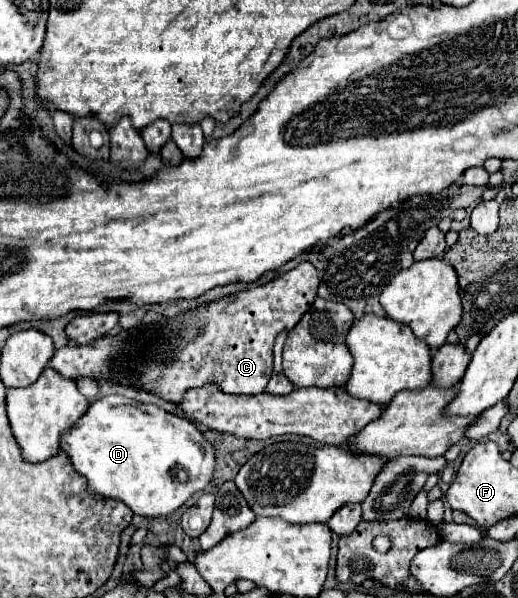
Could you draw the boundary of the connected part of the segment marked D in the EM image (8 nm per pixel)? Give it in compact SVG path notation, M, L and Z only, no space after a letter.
M119 394L97 398L83 418L61 434L61 438L75 470L89 480L93 492L123 500L141 516L165 516L177 510L189 496L209 484L215 470L213 444L205 440L191 420L171 414L155 404L143 404Z

